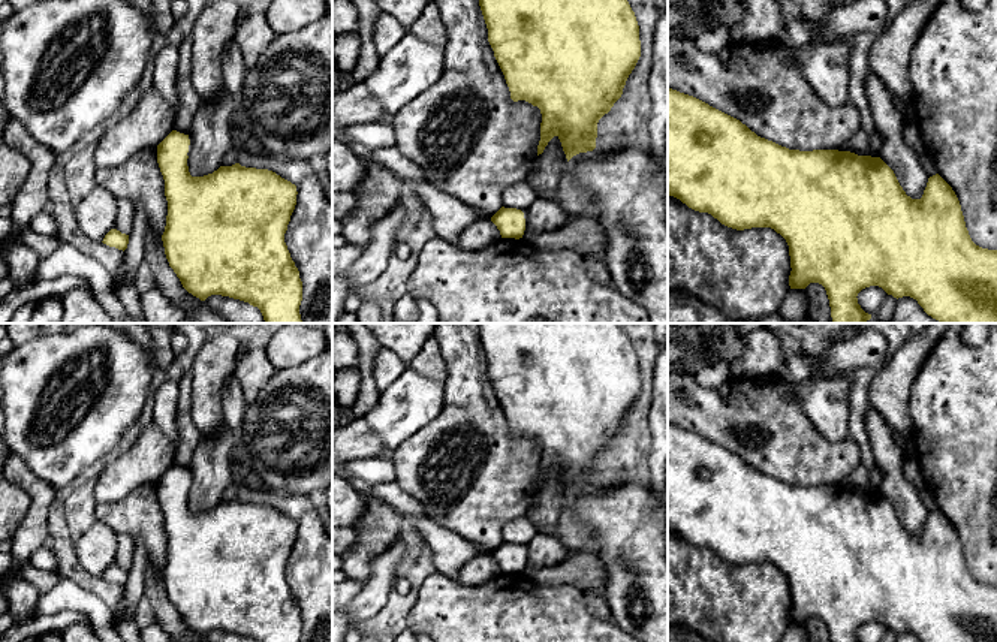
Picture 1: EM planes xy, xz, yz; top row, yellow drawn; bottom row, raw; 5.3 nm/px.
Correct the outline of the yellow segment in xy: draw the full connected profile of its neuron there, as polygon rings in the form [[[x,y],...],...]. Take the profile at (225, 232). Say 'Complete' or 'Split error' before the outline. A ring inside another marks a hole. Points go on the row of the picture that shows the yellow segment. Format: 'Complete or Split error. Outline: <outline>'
Complete. Outline: [[[177,130],[157,145],[168,201],[162,241],[169,266],[183,287],[201,301],[211,295],[229,296],[257,307],[265,323],[302,323],[302,281],[284,242],[296,205],[296,186],[272,171],[240,163],[192,177],[189,145],[189,135]]]

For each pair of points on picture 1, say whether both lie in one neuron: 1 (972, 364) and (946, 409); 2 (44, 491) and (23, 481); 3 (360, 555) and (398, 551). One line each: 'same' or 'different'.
1: same
2: same
3: different

